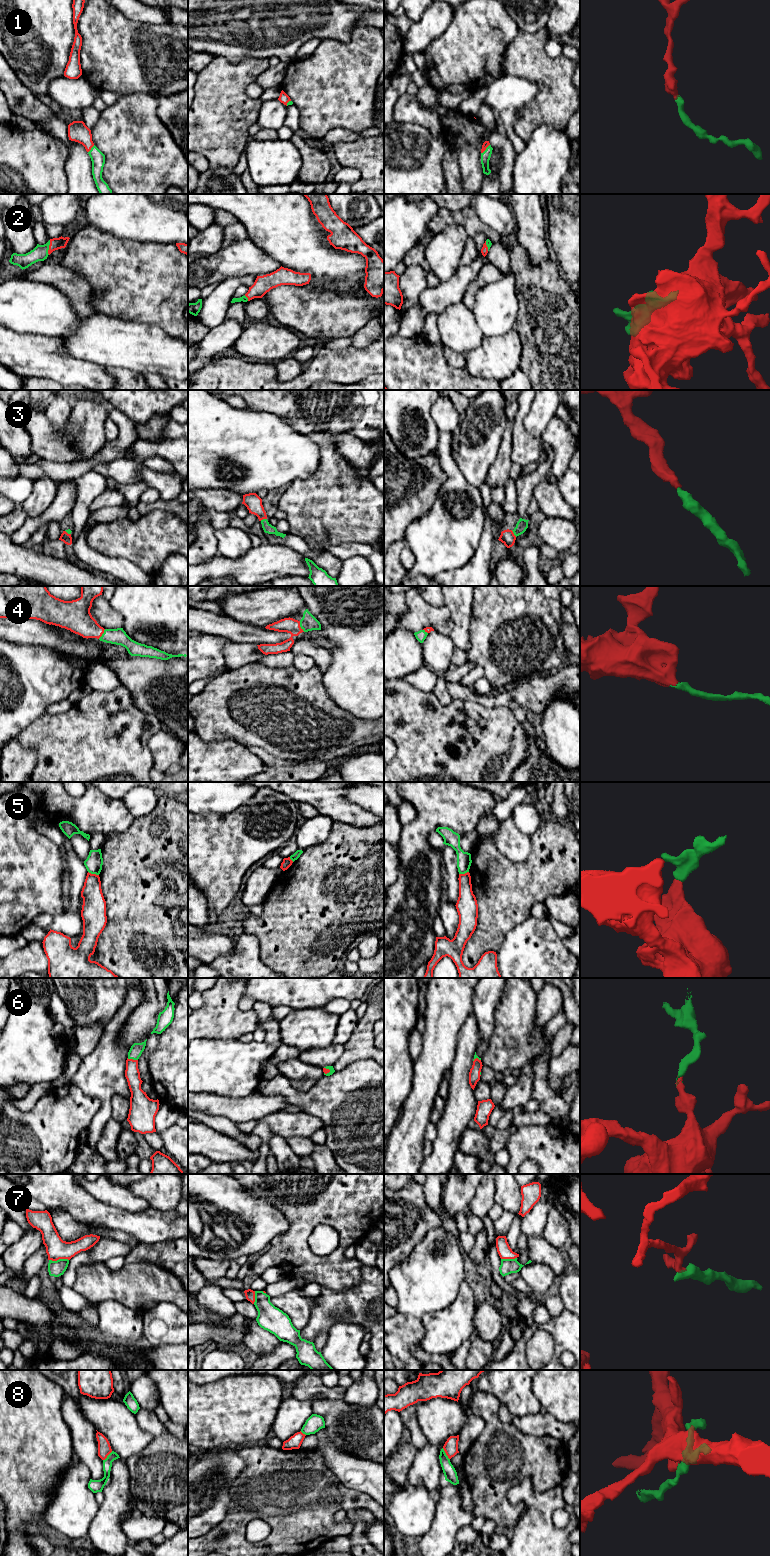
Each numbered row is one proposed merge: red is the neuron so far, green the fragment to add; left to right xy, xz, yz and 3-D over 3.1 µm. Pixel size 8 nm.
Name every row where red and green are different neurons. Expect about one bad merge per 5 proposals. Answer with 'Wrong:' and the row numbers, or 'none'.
Wrong: 5, 7, 8

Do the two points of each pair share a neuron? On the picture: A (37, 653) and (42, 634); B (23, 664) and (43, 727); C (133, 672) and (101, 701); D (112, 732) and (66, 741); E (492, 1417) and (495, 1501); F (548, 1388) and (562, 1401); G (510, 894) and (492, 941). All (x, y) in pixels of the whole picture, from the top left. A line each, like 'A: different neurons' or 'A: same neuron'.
A: different neurons
B: different neurons
C: different neurons
D: same neuron
E: same neuron
F: same neuron
G: same neuron

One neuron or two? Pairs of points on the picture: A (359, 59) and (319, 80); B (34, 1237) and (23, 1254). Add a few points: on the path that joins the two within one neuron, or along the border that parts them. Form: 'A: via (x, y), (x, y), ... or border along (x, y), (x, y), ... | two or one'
A: via (349, 69), (338, 80), (329, 80) | one
B: via (31, 1241), (23, 1250) | one

